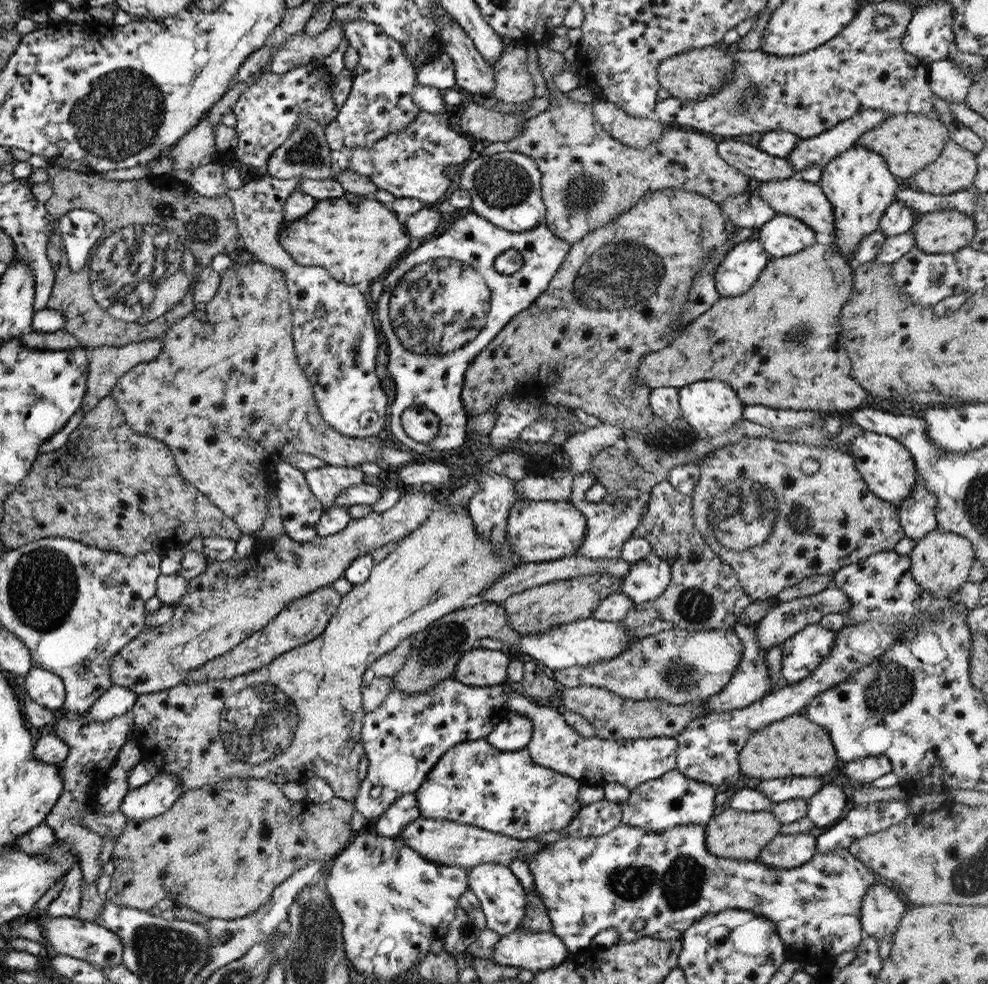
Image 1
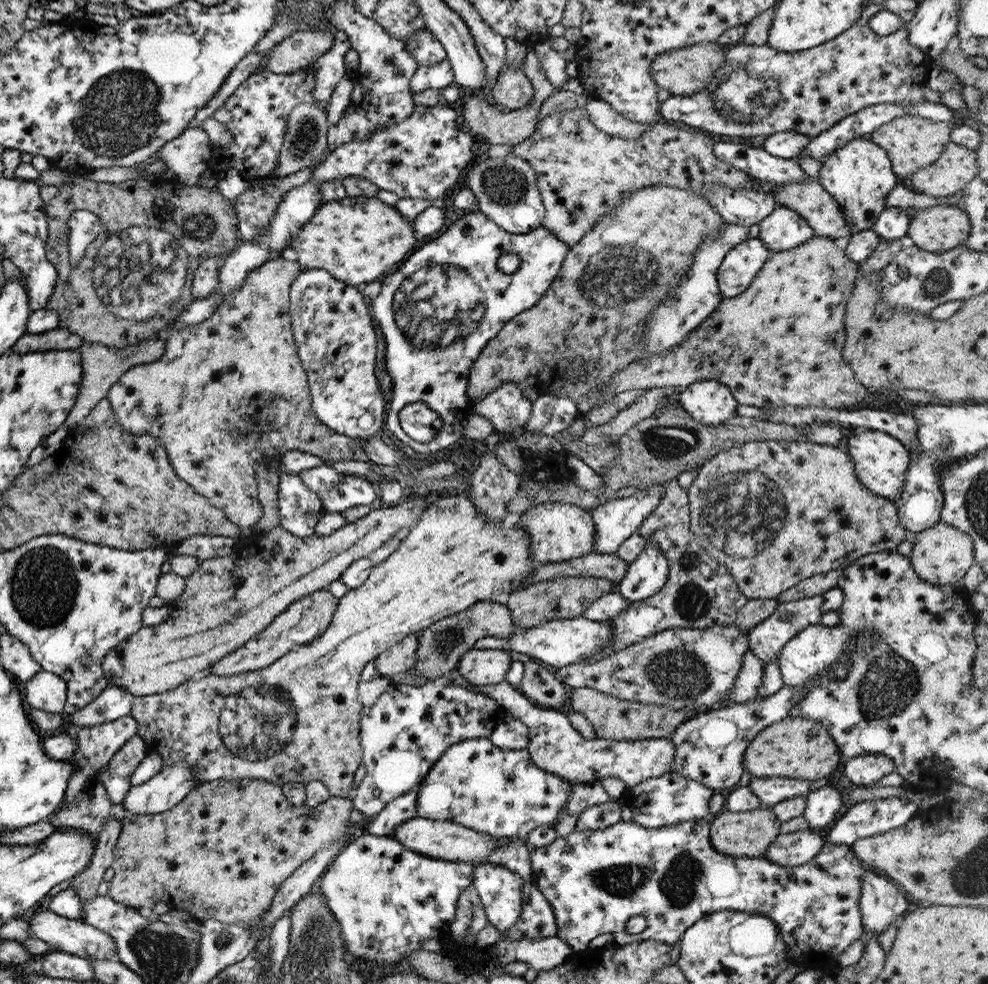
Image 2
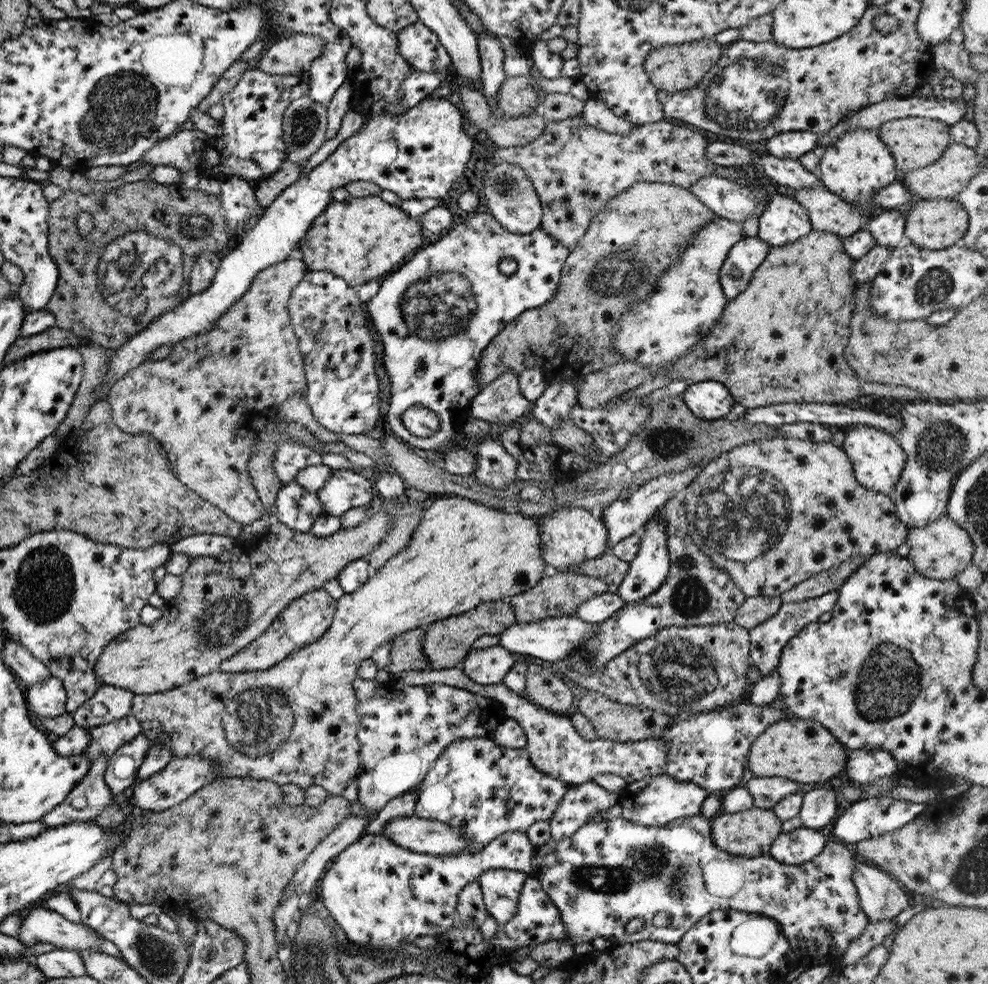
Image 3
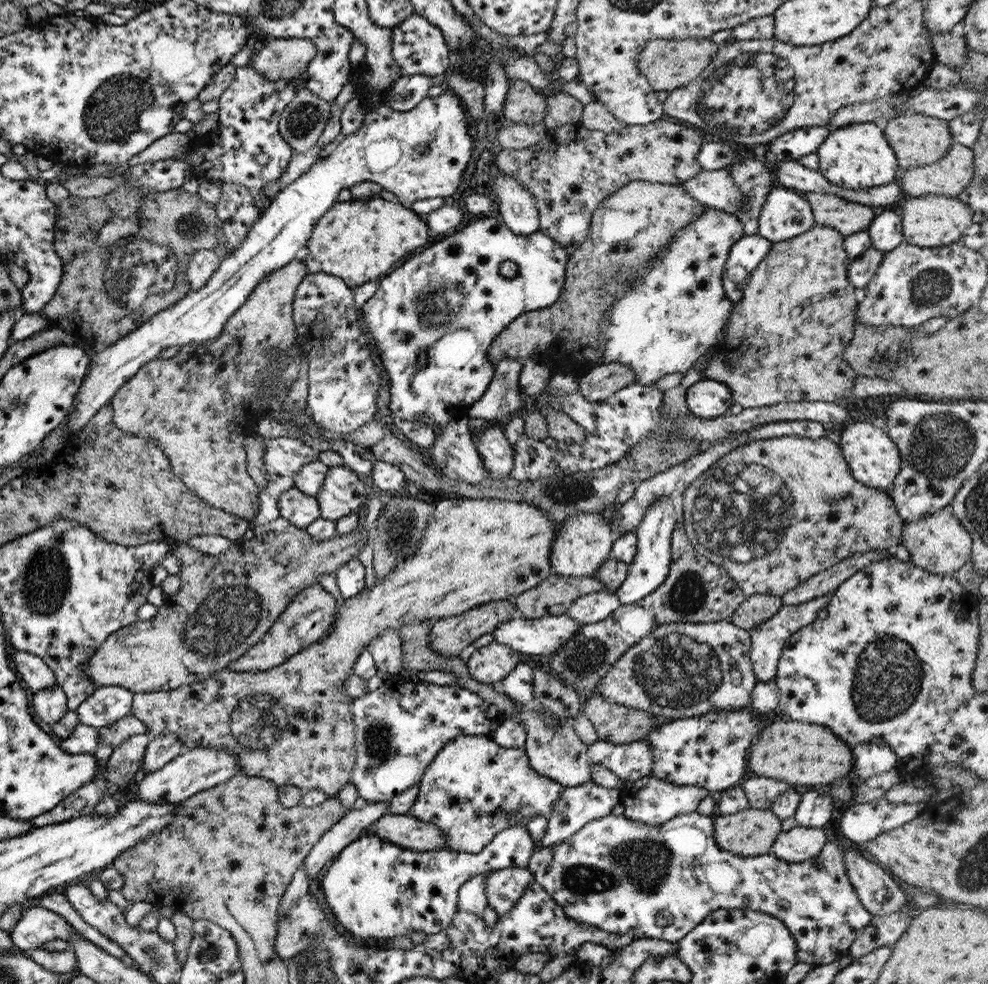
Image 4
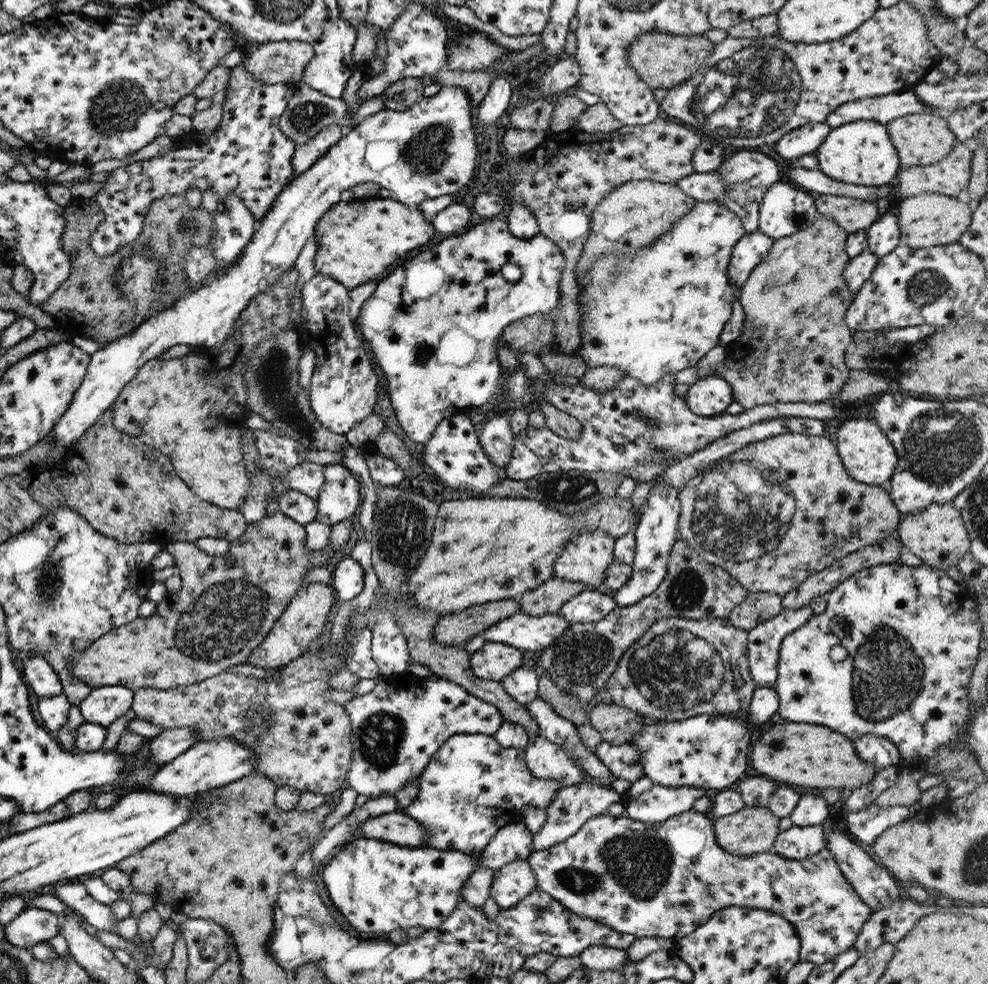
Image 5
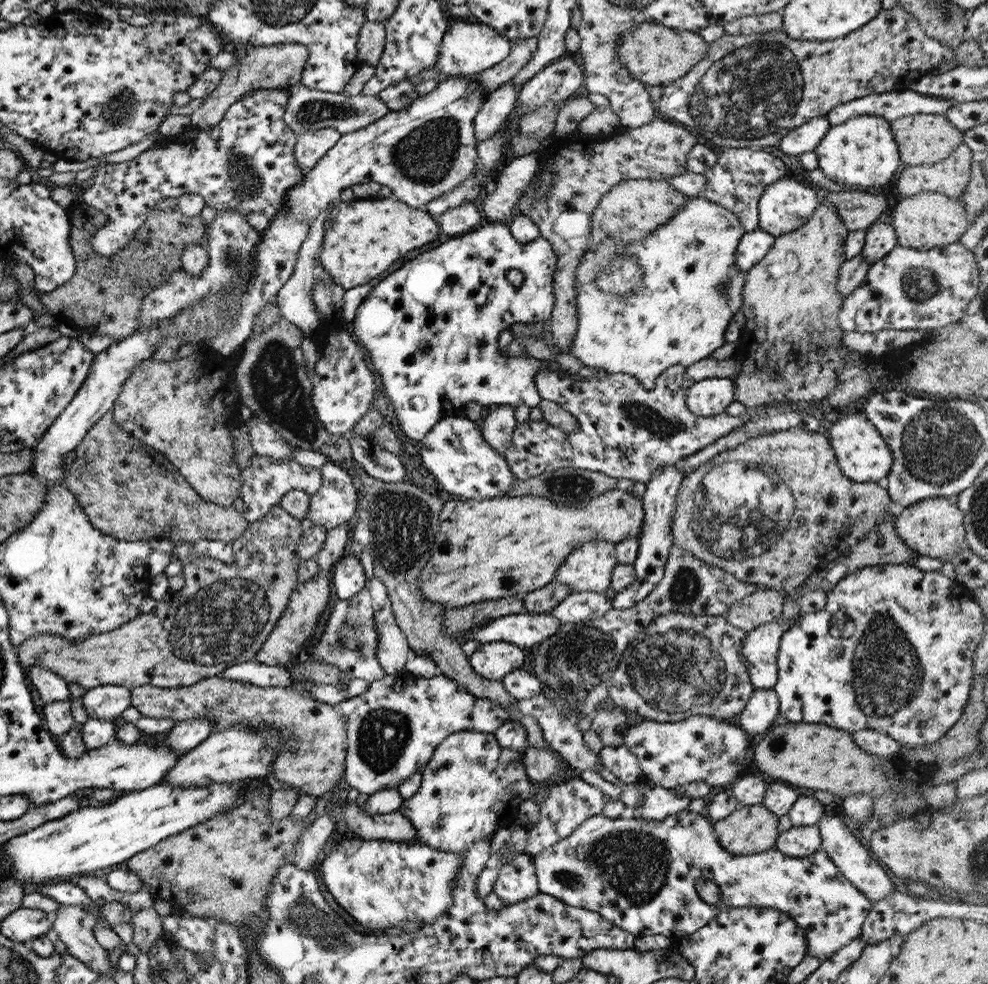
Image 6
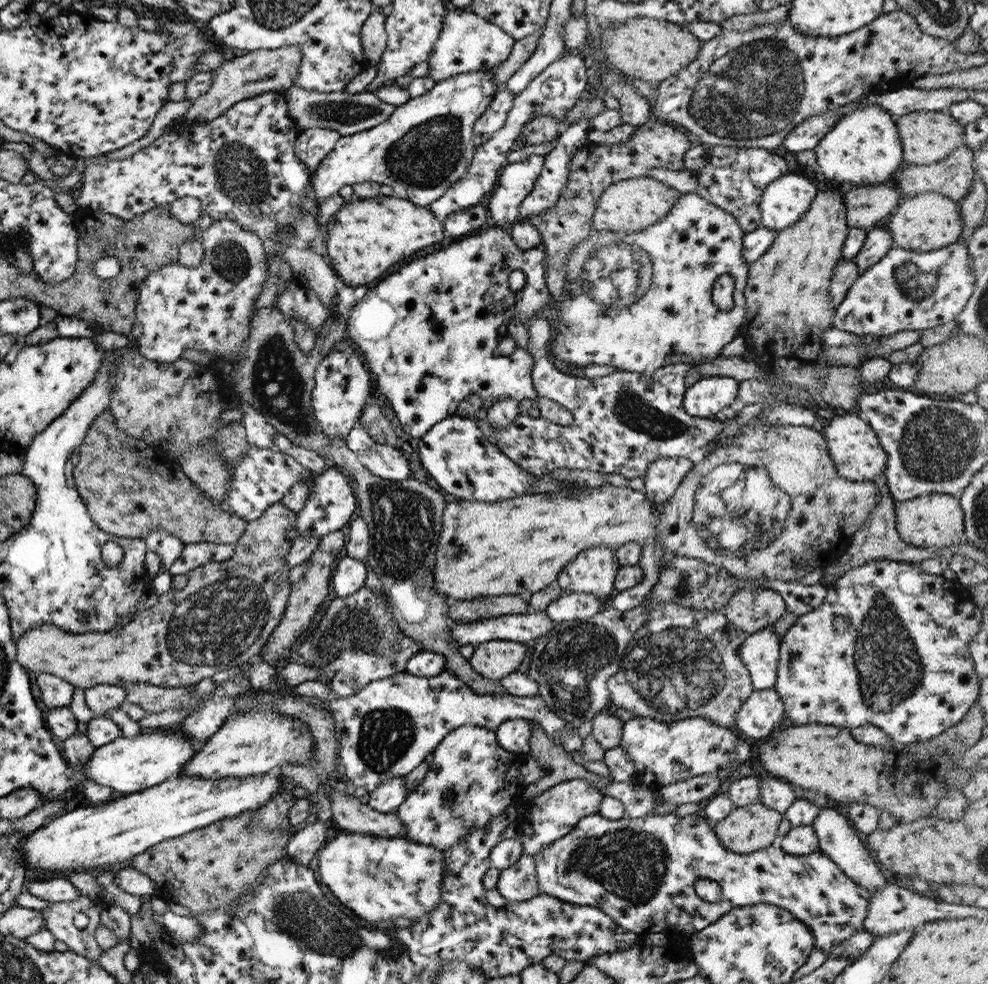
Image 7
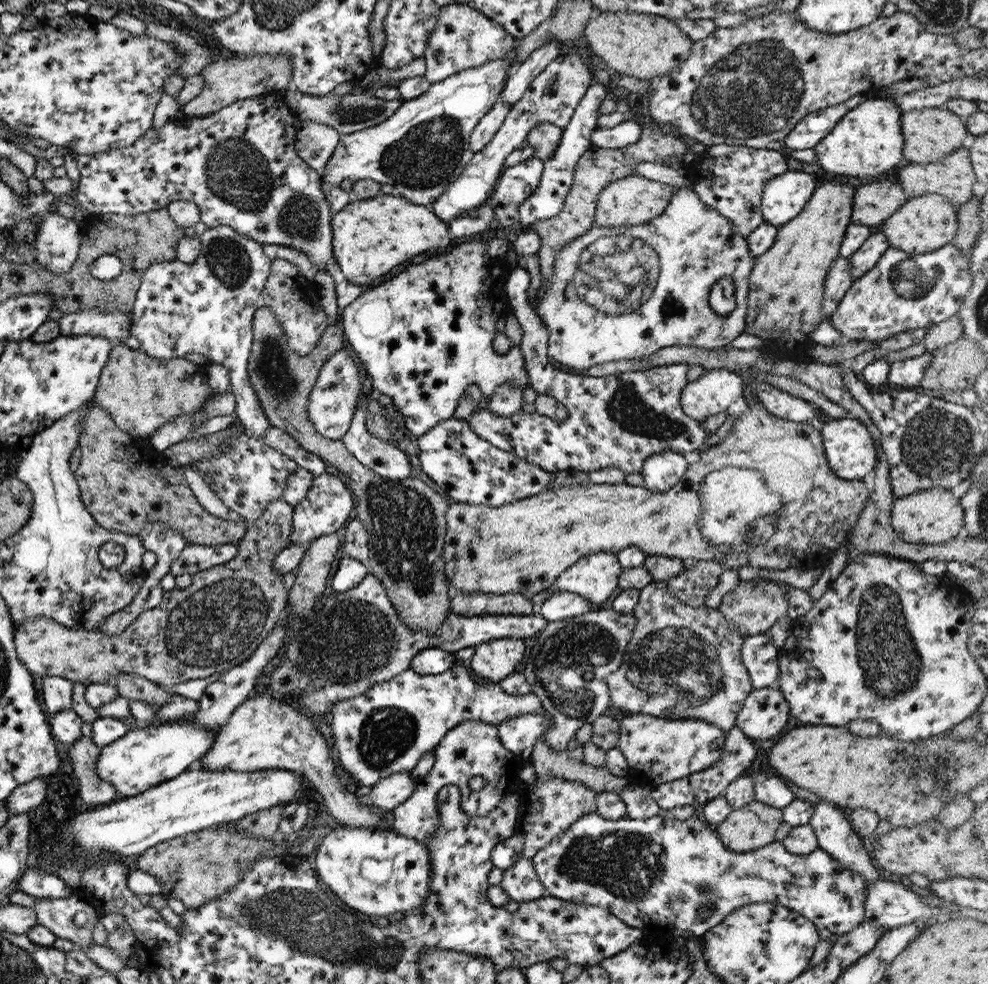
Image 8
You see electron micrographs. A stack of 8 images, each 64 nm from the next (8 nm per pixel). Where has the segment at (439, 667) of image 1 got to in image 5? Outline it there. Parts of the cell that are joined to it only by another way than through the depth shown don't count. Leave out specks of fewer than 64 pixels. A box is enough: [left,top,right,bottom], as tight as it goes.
[433,599,517,648]

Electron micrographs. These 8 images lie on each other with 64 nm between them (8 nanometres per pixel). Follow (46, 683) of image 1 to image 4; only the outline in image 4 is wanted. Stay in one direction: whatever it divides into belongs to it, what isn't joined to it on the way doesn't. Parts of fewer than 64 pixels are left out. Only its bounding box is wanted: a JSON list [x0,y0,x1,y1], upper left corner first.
[31,684,68,727]

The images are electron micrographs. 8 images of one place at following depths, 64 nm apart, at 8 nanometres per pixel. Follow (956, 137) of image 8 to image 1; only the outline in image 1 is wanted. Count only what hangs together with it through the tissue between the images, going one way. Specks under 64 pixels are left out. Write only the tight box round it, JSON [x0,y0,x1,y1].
[852,113,950,184]

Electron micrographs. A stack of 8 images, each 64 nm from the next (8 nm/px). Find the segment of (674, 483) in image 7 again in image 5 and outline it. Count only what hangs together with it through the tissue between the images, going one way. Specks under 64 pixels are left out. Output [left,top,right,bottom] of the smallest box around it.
[612,482,680,607]

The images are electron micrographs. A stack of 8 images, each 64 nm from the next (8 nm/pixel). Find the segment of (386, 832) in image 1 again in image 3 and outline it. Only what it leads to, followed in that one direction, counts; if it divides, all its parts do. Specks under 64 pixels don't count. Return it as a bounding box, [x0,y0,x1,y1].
[364,787,418,834]

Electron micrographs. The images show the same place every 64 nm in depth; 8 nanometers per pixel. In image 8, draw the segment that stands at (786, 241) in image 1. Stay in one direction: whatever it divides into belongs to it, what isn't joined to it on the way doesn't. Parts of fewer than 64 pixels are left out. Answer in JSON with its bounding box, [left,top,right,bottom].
[760,170,816,228]

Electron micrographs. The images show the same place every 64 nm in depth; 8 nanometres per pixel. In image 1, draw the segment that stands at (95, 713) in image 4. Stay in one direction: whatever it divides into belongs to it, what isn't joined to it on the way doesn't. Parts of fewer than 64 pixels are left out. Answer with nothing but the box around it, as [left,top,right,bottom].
[77,685,137,722]

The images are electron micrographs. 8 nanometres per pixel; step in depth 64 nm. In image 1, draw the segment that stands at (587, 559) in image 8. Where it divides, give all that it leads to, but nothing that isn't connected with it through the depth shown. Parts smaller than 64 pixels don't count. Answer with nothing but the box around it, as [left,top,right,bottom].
[505,500,587,563]

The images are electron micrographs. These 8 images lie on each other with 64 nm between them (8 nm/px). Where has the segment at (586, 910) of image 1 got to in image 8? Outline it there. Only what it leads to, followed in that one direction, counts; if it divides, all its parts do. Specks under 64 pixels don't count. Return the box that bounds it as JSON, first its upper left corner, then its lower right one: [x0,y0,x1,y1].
[530,812,866,944]

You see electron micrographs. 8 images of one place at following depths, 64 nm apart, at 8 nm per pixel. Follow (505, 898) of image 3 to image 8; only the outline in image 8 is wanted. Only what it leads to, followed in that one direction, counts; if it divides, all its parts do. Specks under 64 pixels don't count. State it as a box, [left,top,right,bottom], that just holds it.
[499,857,545,903]

